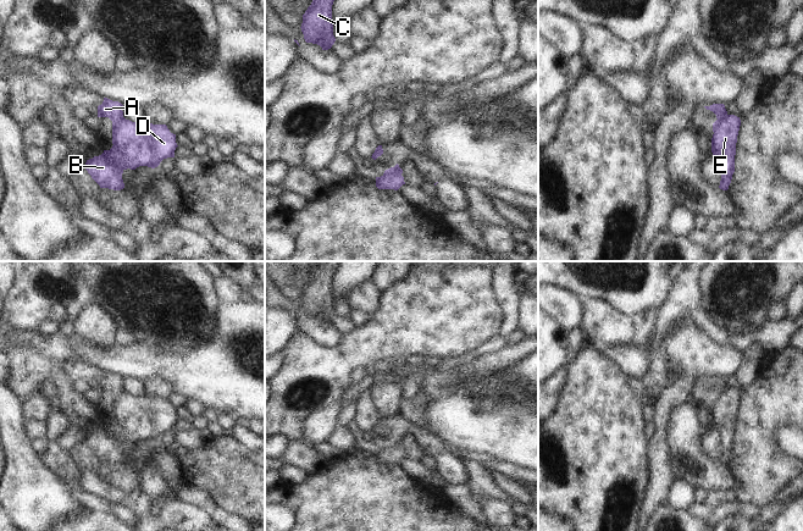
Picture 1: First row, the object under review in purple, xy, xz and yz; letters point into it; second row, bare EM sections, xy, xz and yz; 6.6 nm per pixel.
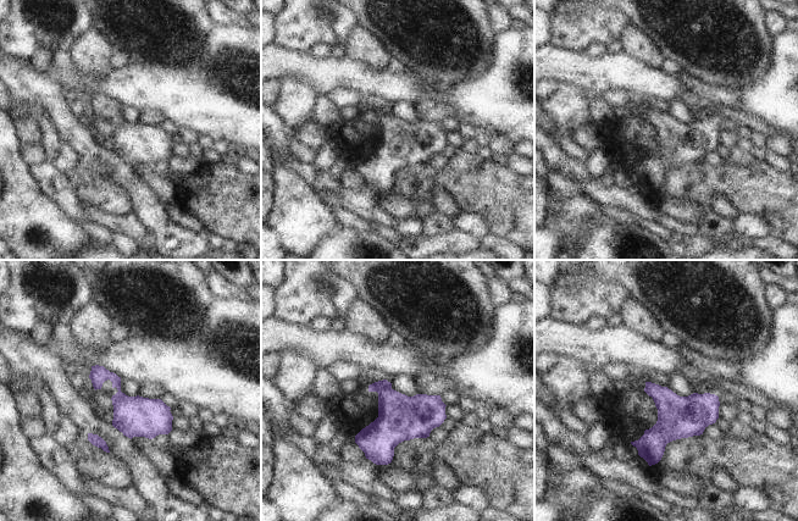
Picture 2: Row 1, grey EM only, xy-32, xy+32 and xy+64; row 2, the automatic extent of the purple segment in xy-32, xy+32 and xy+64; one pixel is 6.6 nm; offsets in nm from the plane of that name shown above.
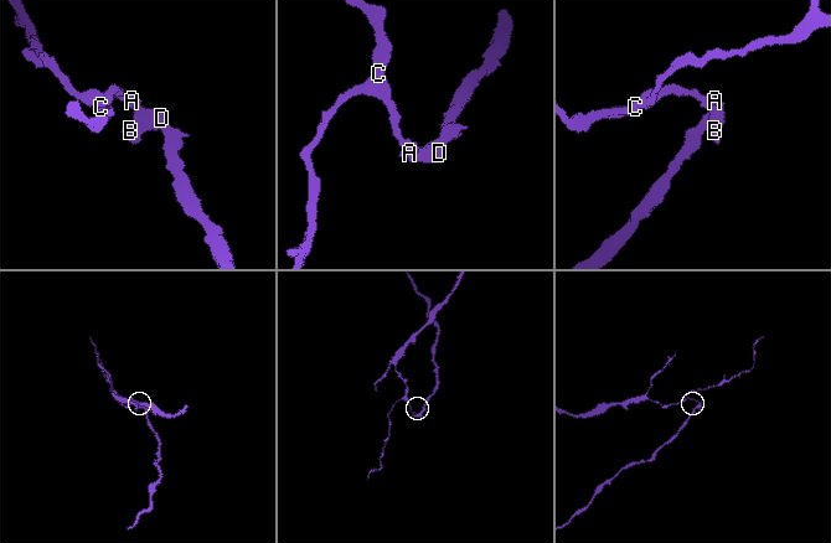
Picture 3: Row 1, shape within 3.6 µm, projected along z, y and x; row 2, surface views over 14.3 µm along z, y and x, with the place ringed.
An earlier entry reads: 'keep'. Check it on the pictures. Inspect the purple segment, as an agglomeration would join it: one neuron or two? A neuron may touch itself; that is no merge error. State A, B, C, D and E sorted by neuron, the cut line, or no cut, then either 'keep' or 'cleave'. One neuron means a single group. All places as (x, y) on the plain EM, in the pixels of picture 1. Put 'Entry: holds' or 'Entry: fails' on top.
Entry: fails
A C / B D E | xy (123, 391), (112, 396) | cleave

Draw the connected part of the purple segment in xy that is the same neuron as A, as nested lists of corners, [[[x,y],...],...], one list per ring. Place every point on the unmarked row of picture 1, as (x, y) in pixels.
[[[104,371],[103,377],[98,380],[98,391],[109,391],[113,397],[116,397],[124,392],[122,382],[123,378],[121,376]]]

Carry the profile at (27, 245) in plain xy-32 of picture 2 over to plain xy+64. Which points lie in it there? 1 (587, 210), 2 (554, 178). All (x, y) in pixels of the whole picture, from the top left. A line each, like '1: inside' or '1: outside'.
1: inside
2: inside

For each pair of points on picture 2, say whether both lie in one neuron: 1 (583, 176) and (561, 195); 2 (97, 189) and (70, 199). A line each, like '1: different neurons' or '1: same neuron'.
1: different neurons
2: different neurons

